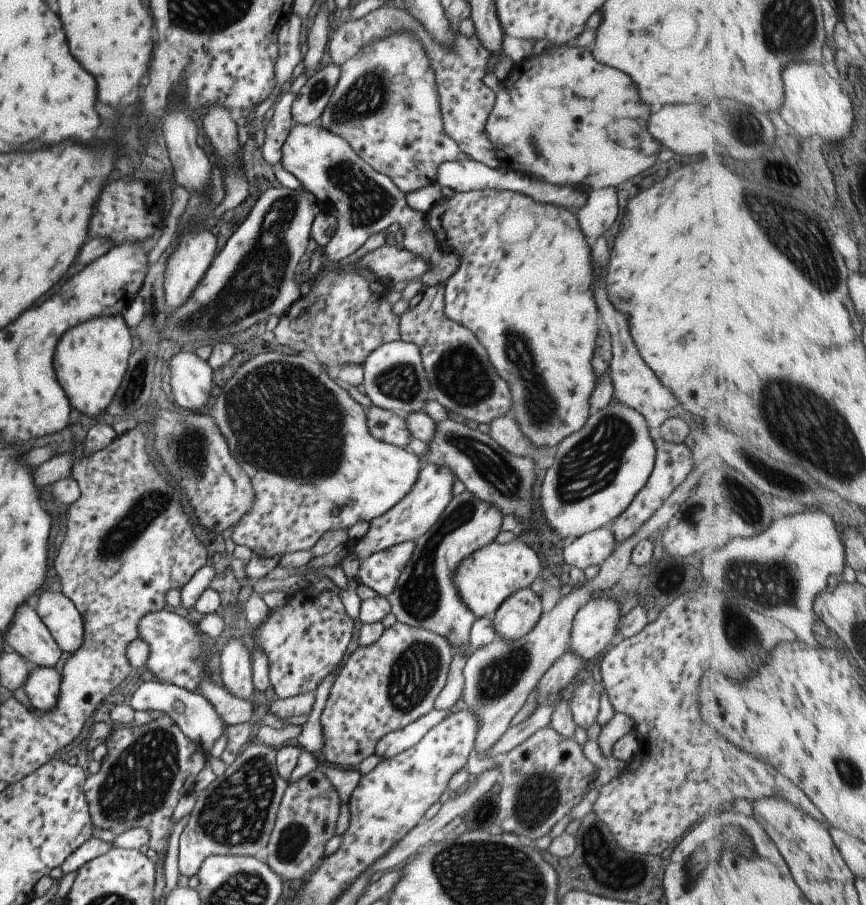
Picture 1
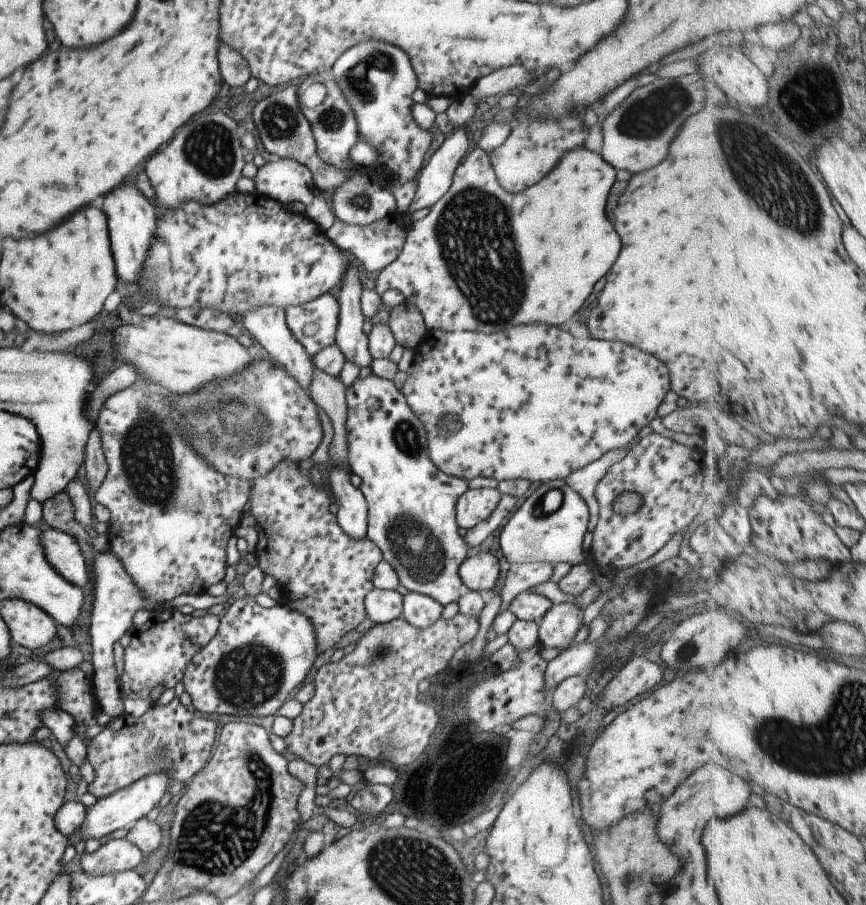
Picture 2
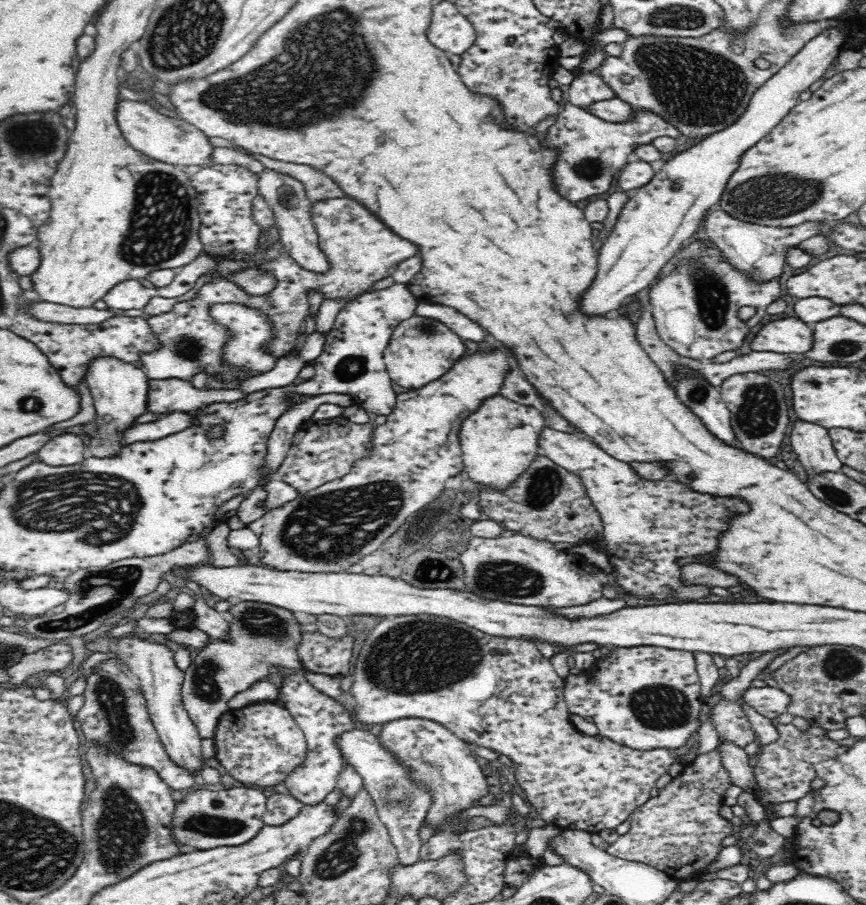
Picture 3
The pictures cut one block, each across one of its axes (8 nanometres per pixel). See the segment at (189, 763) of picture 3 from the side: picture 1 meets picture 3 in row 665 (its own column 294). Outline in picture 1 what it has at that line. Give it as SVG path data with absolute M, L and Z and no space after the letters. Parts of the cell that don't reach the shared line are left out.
M294 123L283 141L280 165L295 177L302 189L315 196L321 212L329 212L336 220L333 236L317 250L314 263L337 265L341 258L355 252L371 234L384 232L389 224L399 224L403 249L419 256L427 264L427 270L418 279L423 286L443 284L457 270L459 256L435 240L424 213L409 208L404 193L390 178L375 172L343 138L327 132L320 124Z

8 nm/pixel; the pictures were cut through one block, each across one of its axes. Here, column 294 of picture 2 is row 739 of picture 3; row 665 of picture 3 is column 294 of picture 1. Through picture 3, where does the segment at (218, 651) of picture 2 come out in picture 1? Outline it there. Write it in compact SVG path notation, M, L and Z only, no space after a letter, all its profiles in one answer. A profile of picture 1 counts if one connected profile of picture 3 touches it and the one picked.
M306 574L307 586L301 590L295 590L294 594L287 596L287 602L271 612L267 620L257 628L250 630L251 640L257 644L257 648L265 654L267 658L268 681L273 692L273 696L279 699L285 699L305 692L314 692L320 682L332 672L339 663L347 650L347 644L351 642L353 630L353 620L351 620L339 597L340 589L324 575Z

